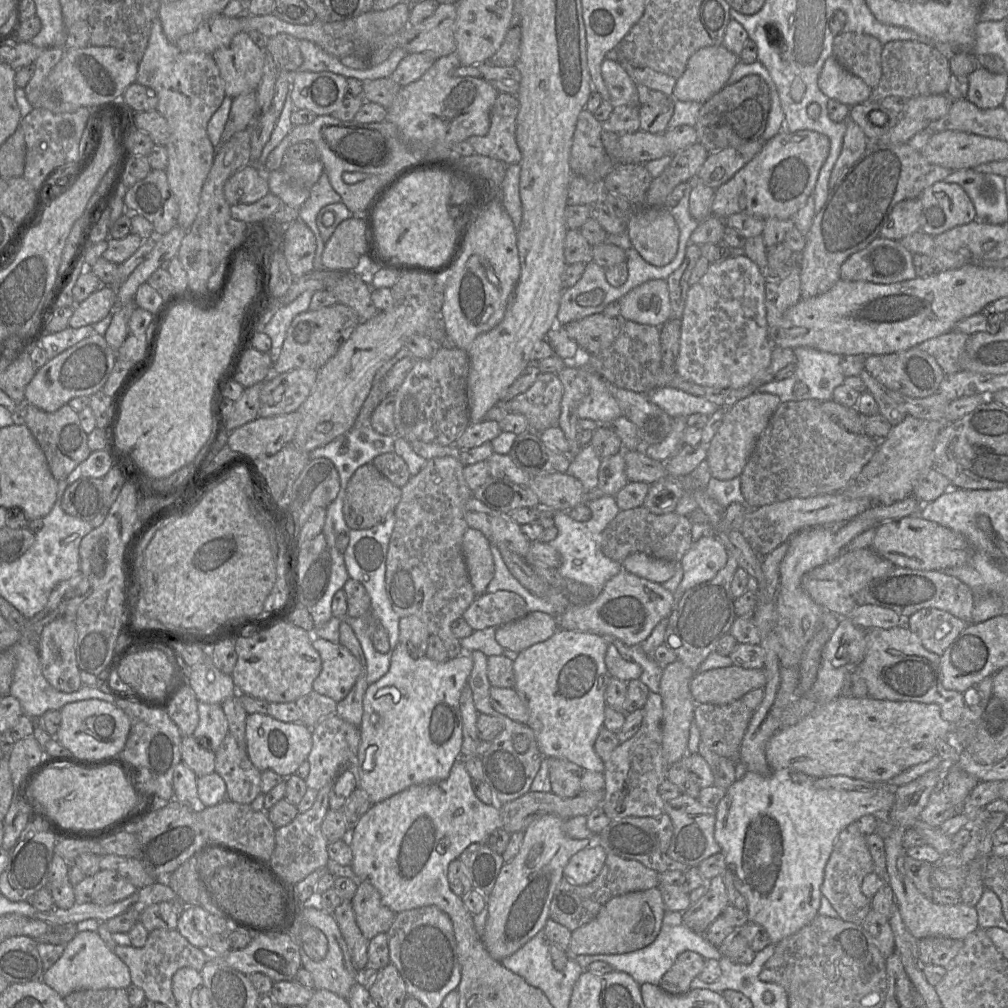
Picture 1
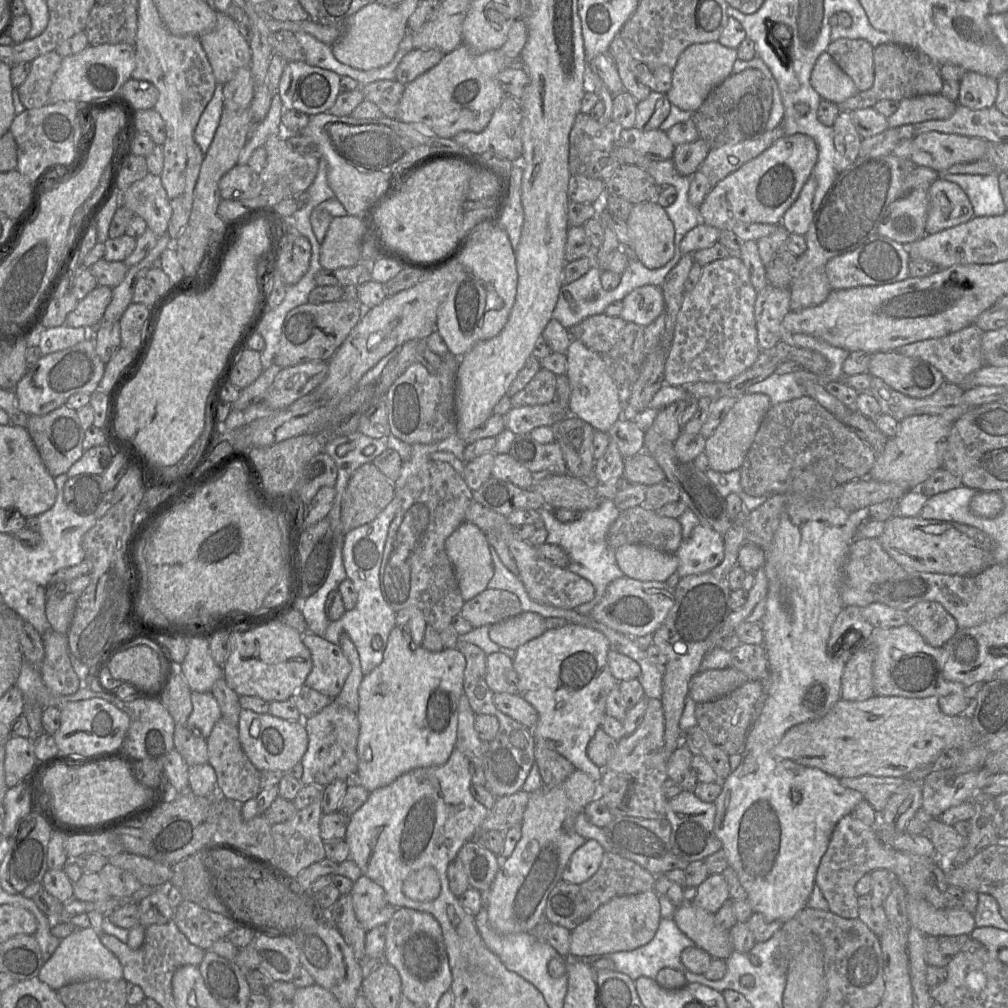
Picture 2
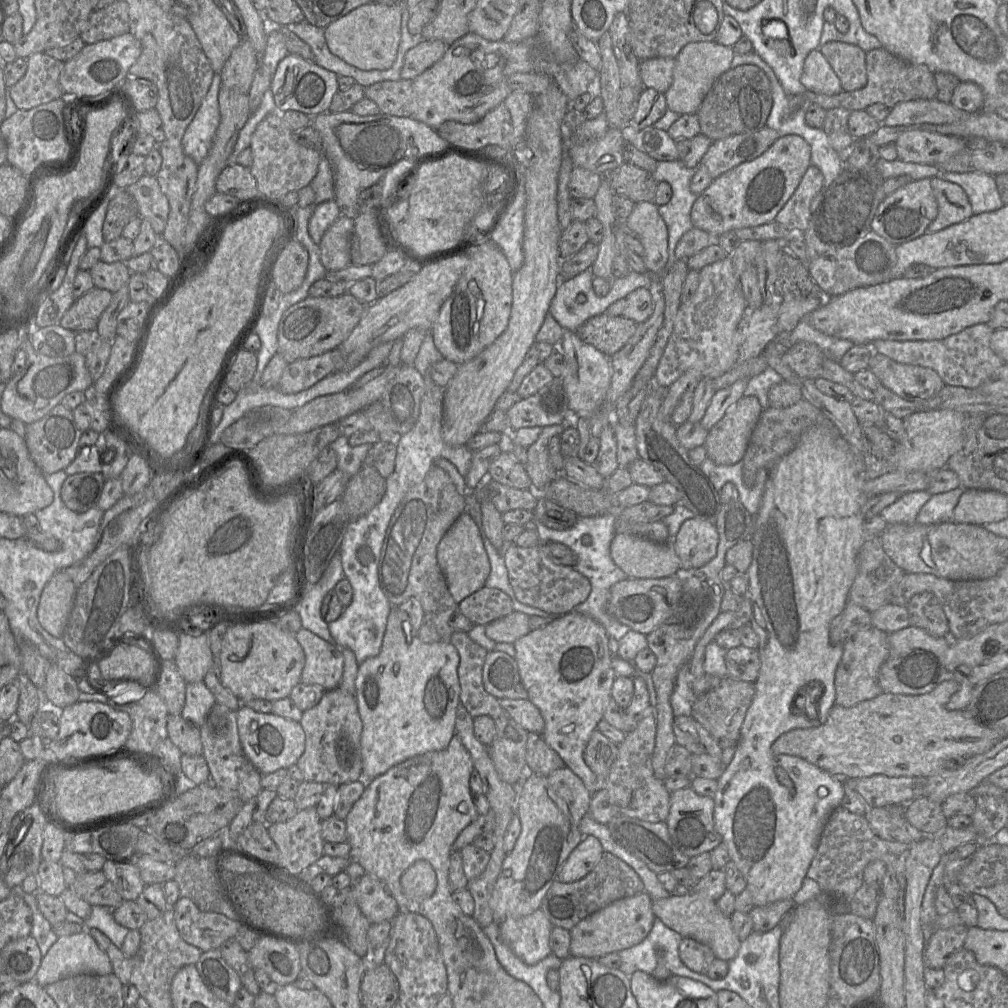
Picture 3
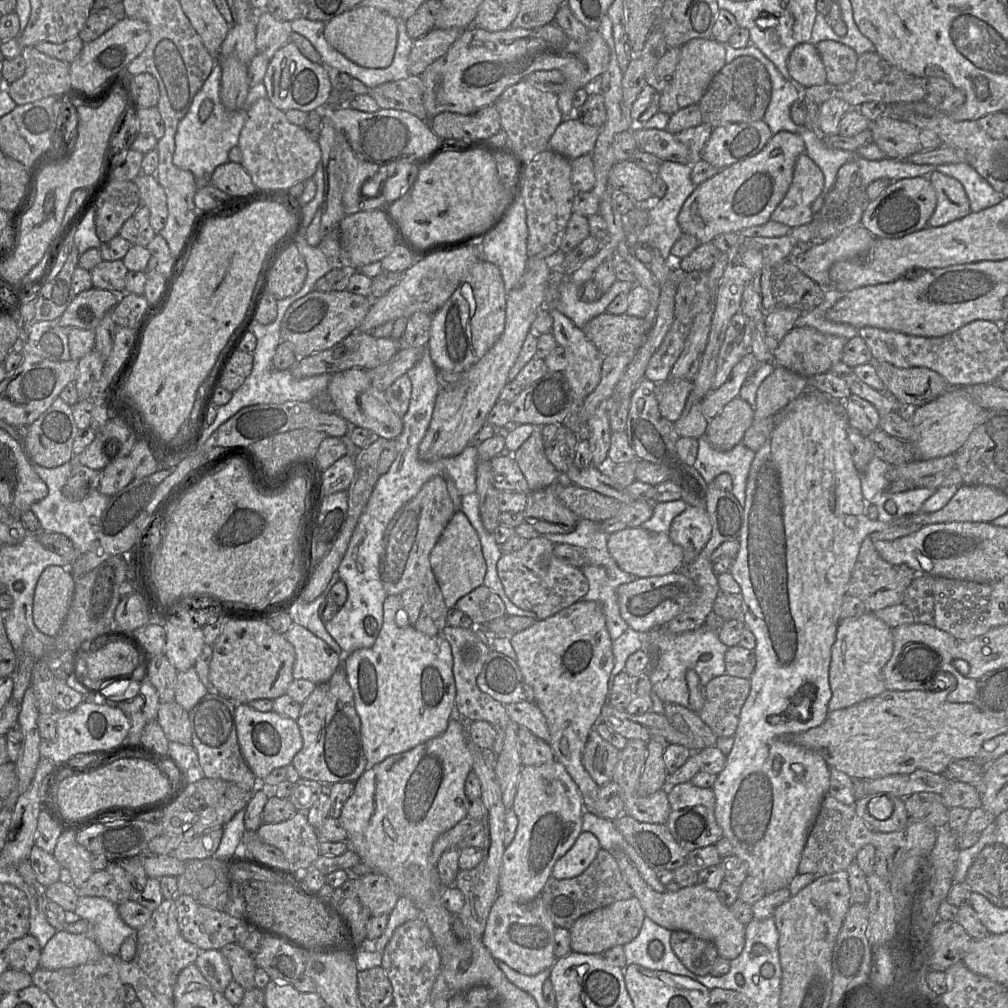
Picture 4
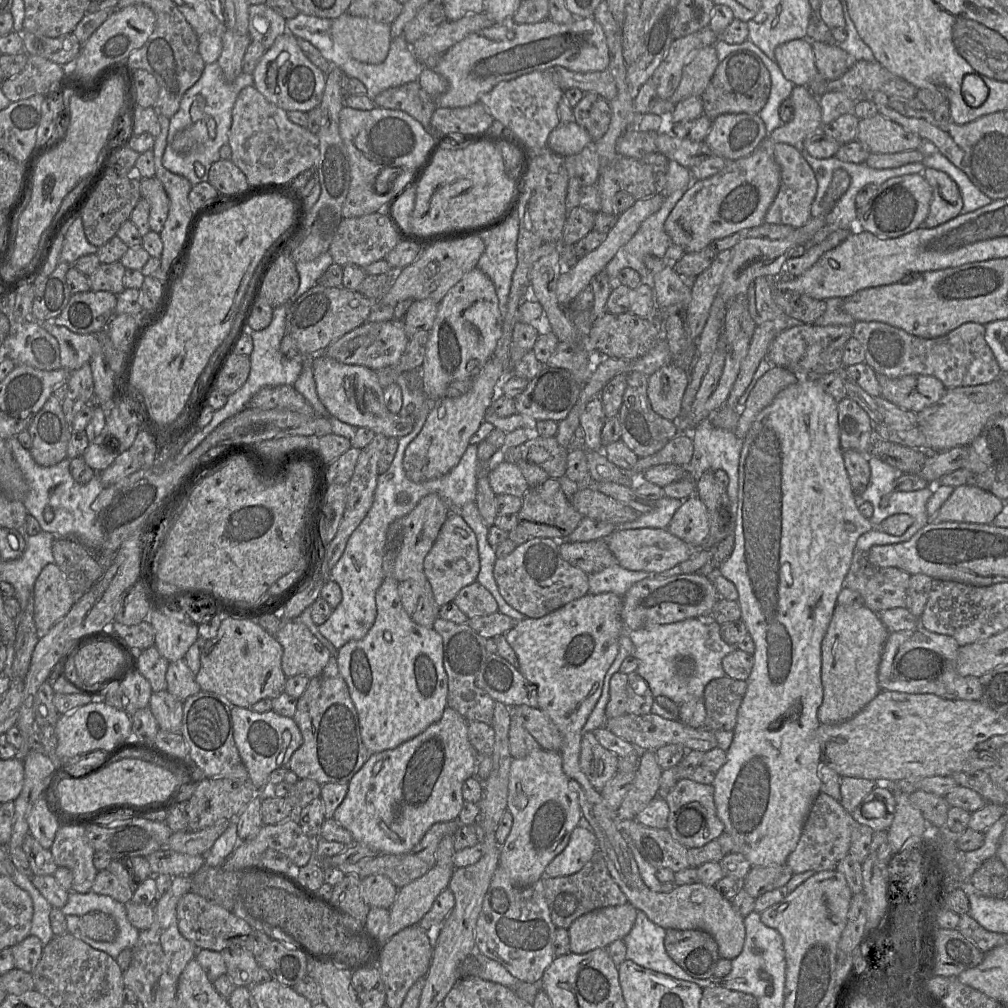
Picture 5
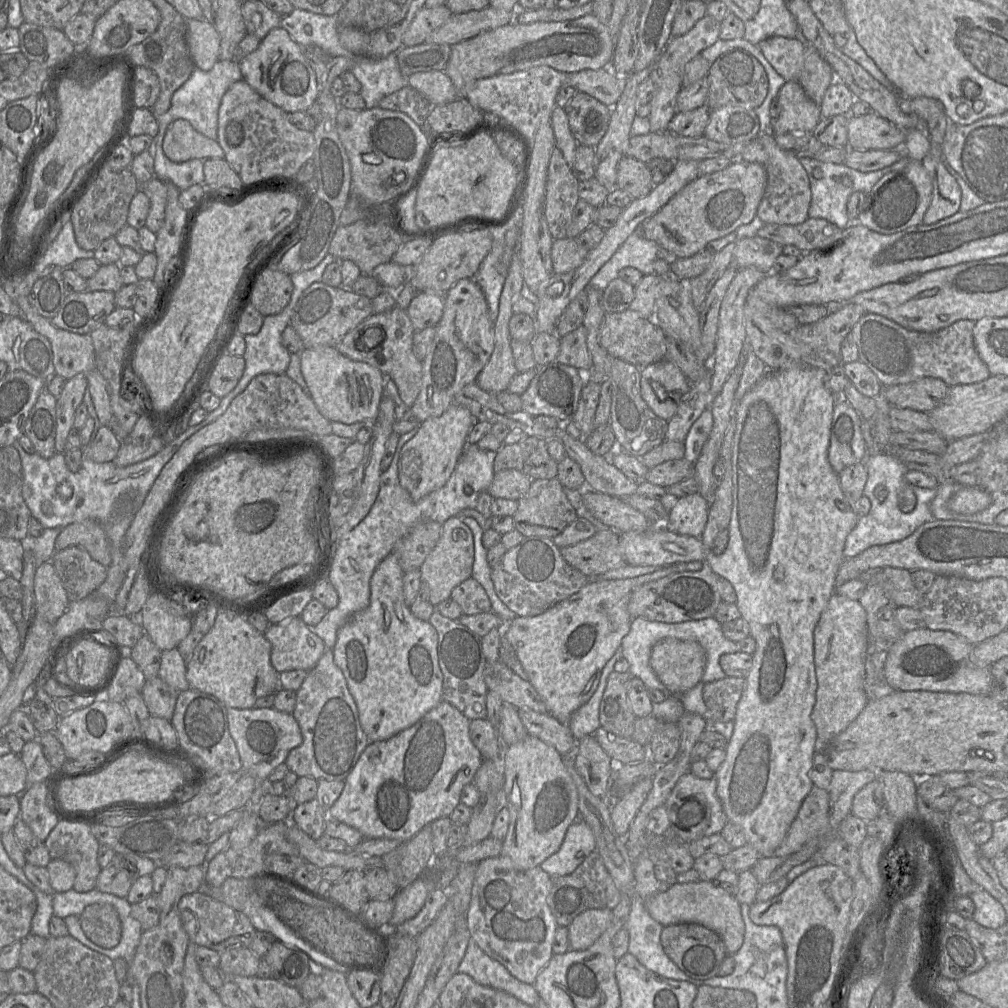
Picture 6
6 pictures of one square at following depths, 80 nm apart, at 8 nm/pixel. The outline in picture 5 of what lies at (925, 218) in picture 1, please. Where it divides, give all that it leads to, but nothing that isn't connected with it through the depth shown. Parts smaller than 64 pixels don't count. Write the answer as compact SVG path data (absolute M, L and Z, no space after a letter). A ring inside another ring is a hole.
M925 168L923 176L932 187L932 201L923 227L934 228L960 215L963 199L955 181L932 168Z

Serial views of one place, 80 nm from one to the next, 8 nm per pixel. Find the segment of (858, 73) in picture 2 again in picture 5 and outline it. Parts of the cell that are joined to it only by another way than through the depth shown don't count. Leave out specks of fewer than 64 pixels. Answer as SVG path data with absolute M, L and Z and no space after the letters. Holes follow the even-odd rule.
M810 41L815 64L820 76L826 81L833 81L843 76L852 61L848 53L834 43Z

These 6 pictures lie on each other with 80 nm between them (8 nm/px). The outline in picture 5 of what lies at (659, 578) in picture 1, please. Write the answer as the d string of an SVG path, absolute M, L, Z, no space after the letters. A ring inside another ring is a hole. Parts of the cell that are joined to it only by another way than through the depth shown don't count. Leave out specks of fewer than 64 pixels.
M663 528L617 529L608 538L607 544L616 561L625 569L645 571L656 575L688 560L695 551L682 539Z

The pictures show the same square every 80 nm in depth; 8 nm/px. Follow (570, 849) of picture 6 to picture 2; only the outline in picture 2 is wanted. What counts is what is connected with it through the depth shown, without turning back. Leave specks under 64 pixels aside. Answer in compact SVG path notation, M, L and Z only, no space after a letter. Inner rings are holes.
M593 839L576 849L565 870L562 879L573 884L581 884L590 879L599 869L605 850Z

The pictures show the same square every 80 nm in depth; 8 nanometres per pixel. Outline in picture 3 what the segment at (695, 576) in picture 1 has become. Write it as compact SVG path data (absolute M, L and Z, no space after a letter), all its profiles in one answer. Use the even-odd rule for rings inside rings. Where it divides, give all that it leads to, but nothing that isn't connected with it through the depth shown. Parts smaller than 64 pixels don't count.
M696 516L685 520L673 540L681 568L700 568L717 554L719 534L714 524Z

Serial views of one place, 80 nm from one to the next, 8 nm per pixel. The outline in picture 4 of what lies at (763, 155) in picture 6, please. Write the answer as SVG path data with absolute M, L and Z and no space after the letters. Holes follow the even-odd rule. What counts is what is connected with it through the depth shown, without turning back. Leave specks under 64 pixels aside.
M805 154L795 162L792 182L770 220L796 228L812 221L811 204L821 194L824 176L820 168Z

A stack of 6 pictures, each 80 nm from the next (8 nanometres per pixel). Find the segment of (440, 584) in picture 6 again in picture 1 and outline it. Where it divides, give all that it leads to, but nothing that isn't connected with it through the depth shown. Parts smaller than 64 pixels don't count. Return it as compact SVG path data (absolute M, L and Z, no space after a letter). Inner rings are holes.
M471 527L466 530L462 550L469 579L477 596L486 592L494 577L494 561L490 548L491 543L482 532Z

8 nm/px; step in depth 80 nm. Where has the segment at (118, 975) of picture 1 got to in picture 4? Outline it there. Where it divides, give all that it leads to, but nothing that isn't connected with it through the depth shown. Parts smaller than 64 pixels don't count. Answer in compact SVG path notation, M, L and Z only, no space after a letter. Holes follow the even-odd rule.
M58 930L41 951L39 966L48 970L76 967L98 961L103 953L85 935Z

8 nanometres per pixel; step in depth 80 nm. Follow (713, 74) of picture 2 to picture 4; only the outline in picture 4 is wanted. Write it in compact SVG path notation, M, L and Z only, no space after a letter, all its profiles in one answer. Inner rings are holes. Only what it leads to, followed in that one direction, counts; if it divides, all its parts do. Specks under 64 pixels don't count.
M713 38L692 39L681 46L673 78L661 92L659 111L672 115L687 106L698 104L716 73L725 66L725 45Z

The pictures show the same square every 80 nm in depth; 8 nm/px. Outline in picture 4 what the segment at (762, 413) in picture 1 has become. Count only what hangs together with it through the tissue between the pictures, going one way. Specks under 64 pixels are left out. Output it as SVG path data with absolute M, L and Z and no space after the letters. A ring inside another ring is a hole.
M735 398L707 423L706 438L719 451L729 451L743 441L754 419L754 408Z

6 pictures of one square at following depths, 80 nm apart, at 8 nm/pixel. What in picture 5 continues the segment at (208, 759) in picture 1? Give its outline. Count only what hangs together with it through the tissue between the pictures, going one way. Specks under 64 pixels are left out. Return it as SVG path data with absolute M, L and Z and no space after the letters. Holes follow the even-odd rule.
M167 690L152 692L148 707L160 729L180 732L183 701L174 697Z

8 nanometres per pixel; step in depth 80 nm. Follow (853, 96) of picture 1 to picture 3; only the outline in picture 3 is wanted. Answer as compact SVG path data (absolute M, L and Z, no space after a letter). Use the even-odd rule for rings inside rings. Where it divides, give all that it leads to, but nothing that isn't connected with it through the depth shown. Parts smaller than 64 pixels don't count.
M819 49L807 55L800 81L807 90L819 94L835 95L843 91L840 79Z

